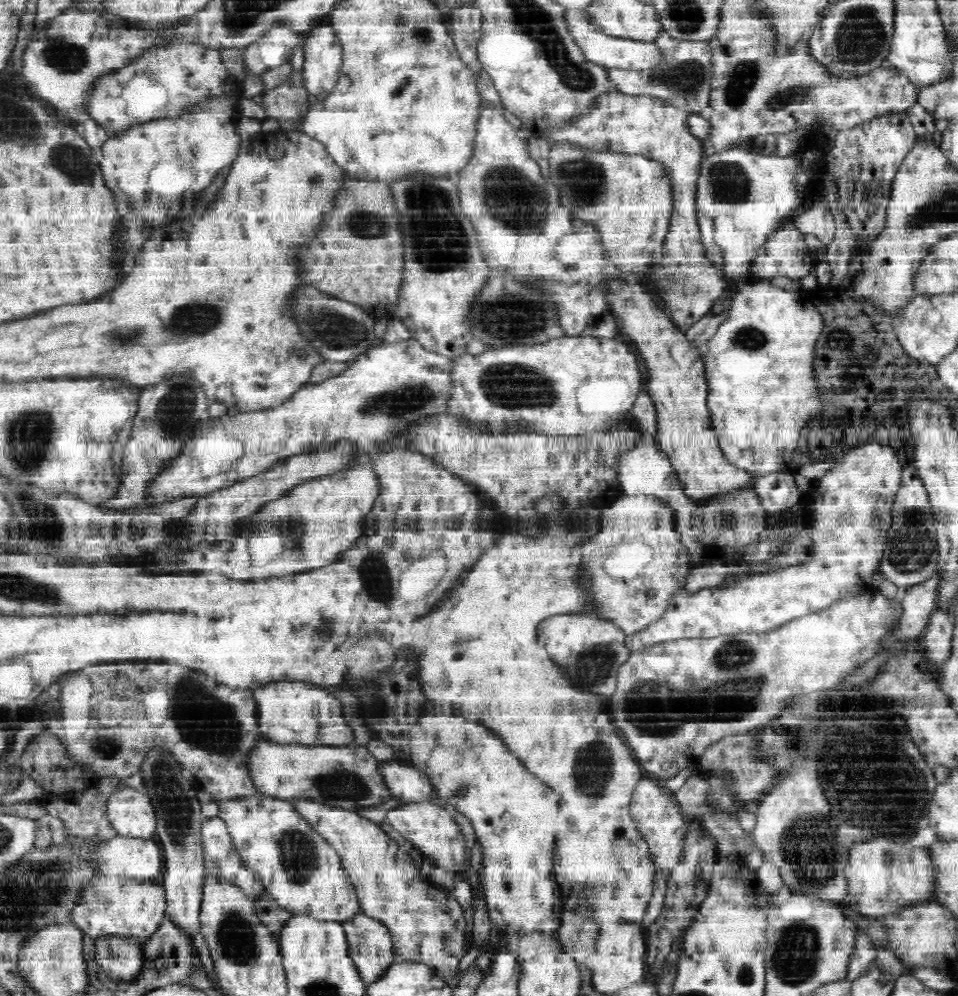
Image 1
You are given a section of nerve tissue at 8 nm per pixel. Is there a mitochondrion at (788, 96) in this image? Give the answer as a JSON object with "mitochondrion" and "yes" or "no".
{"mitochondrion":"yes"}

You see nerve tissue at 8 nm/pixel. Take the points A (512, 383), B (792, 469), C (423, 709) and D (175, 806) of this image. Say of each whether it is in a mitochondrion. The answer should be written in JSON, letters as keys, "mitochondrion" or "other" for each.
{"A":"mitochondrion","B":"other","C":"other","D":"mitochondrion"}

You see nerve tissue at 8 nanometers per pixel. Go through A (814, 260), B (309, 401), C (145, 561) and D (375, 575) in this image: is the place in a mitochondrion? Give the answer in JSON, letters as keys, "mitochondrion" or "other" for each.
{"A":"other","B":"other","C":"other","D":"mitochondrion"}

